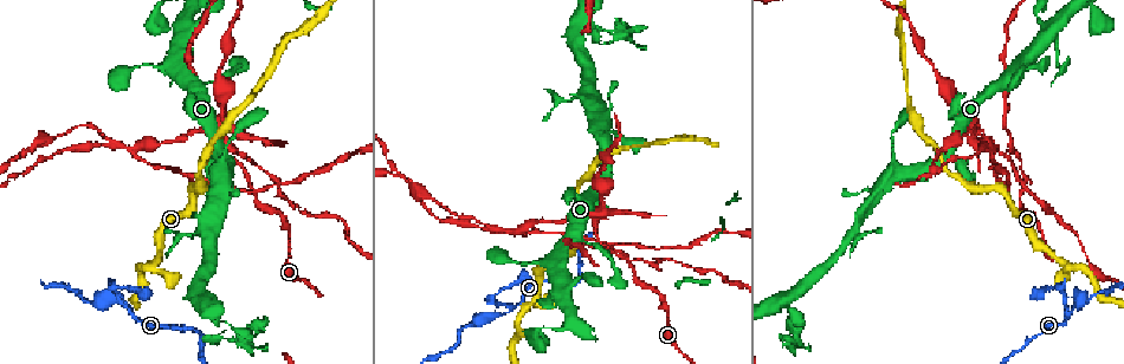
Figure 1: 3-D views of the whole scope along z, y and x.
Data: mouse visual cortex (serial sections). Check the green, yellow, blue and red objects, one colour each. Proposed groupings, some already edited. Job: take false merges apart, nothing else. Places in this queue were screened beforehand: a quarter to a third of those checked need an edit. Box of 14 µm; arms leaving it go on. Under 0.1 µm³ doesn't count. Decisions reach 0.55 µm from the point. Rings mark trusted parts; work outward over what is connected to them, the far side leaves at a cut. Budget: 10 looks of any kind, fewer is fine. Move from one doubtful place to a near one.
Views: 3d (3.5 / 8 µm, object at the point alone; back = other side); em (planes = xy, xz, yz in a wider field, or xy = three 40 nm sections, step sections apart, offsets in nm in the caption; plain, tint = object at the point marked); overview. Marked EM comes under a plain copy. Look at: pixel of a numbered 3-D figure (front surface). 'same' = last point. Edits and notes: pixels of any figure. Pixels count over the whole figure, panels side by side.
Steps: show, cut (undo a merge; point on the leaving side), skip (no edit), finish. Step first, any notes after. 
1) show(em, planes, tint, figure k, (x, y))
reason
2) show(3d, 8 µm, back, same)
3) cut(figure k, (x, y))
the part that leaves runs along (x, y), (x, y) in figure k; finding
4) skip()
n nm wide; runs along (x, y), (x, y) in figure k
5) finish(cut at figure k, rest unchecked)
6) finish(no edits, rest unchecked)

show(3d, 8 µm, figure 1, (1011, 157))
four arms meet

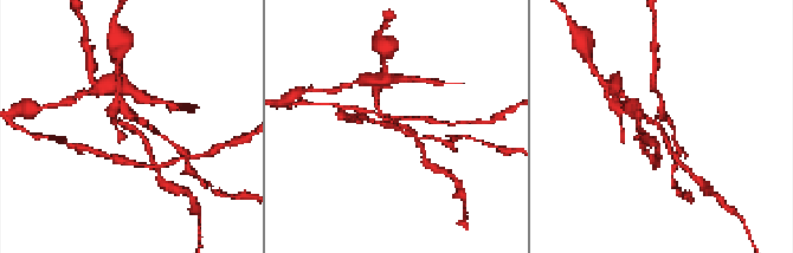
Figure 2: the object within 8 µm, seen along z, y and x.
show(em, xy, step 3, tint, figure 2, (397, 125))
4 arms; arms of 150, 150, 200, 250 nm; now the EM

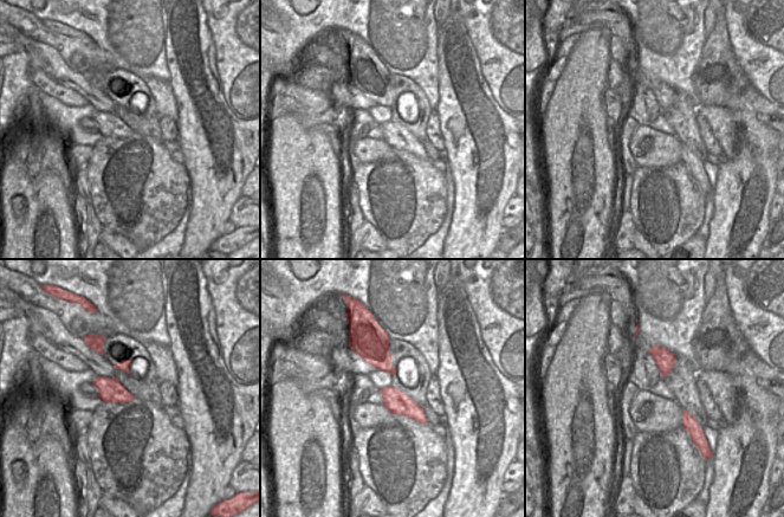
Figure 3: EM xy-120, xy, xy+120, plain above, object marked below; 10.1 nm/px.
cut(figure 2, (149, 127))
the part that leaves runs along (663, 121), (661, 96), (653, 88) in figure 2; a second cell is stuck on

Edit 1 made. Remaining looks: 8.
show(overview)
see it whole again

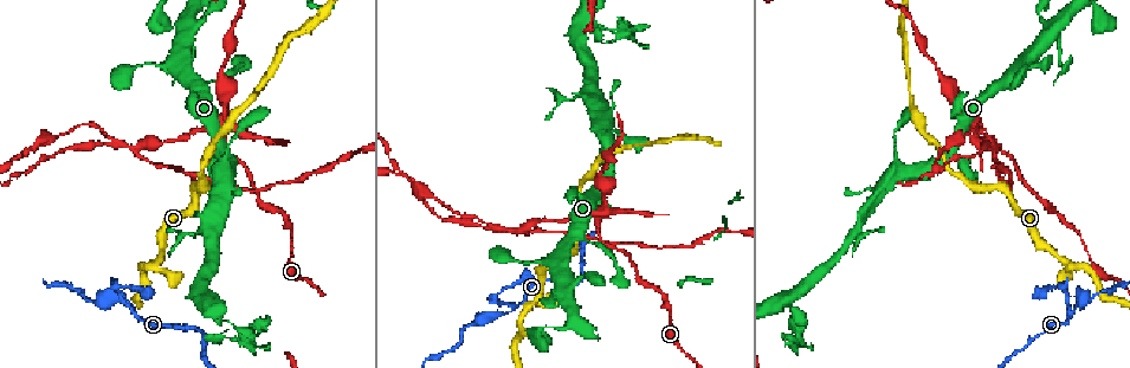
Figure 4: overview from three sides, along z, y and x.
show(3d, 8 µm, figure 4, (604, 207))
three arms meet

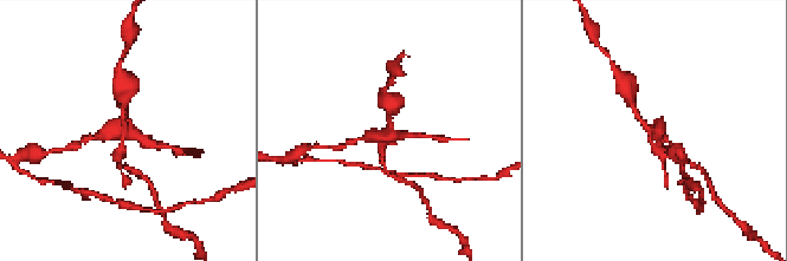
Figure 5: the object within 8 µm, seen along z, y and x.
show(3d, 3.5 µm, figure 5, (123, 135))

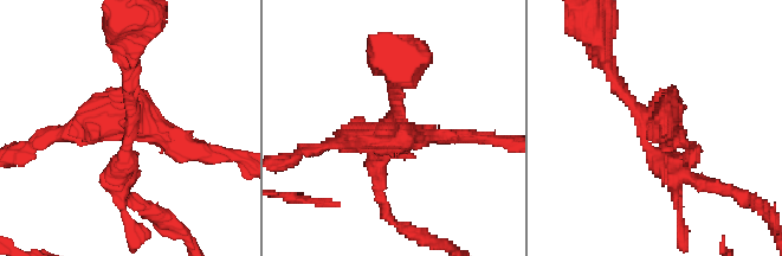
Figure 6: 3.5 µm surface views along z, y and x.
show(em, xy, step 1, tint, figure 6, (395, 119))
shape alone is not enough

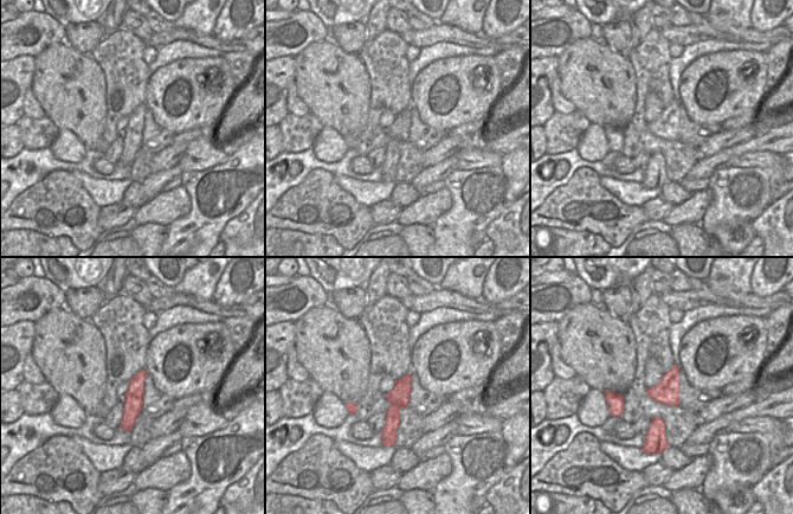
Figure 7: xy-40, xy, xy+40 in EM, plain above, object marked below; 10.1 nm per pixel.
cut(figure 6, (652, 132))
220 nm wide; the part that leaves runs along (647, 127), (665, 123), (684, 141) in figure 6; a second cell is stuck on

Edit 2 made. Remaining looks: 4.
show(3d, 3.5 µm, figure 4, (134, 313))
arms run side by side

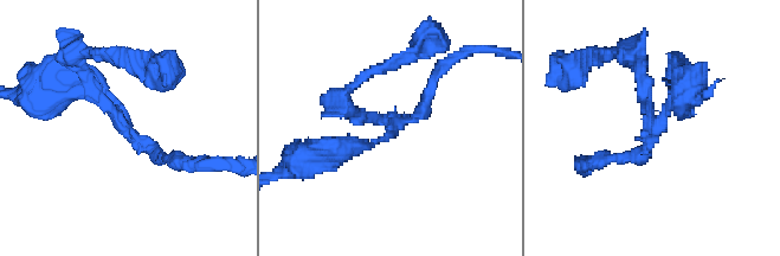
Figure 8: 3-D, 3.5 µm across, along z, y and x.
show(em, xy, step 1, tint, figure 8, (391, 126))
3 arms; arms of 150, 150, 200 nm

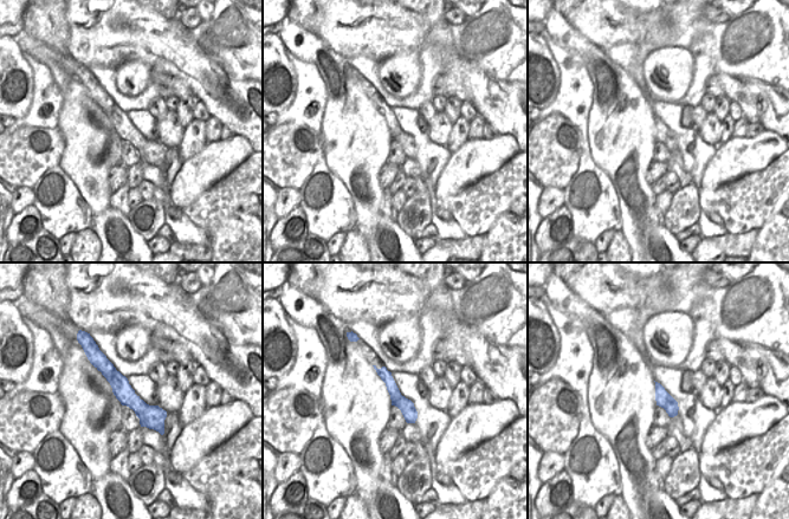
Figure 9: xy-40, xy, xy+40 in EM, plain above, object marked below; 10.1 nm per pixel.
show(em, planes, tint, same)

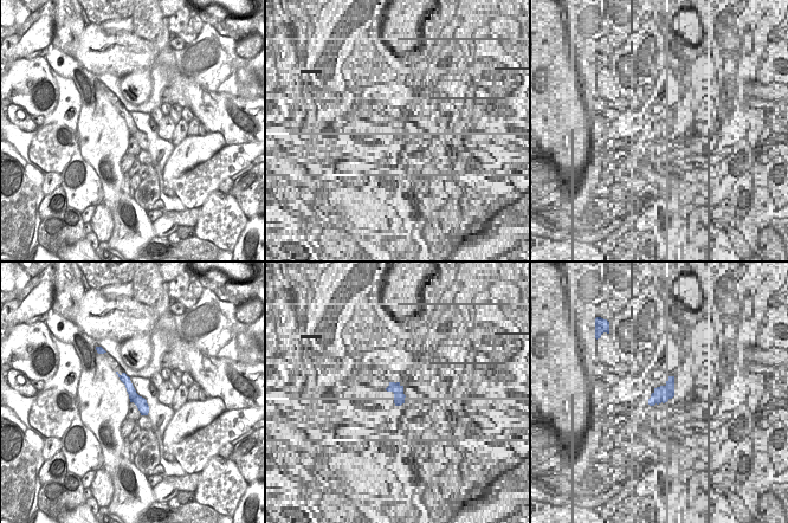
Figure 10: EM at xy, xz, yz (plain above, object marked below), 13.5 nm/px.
cut(figure 8, (643, 95))
border along (137, 394), (129, 398) in figure 10; a second cell is stuck on

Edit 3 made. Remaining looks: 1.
finish(cut at figure 2, cut at figure 6, cut at figure 8, rest unchecked)

